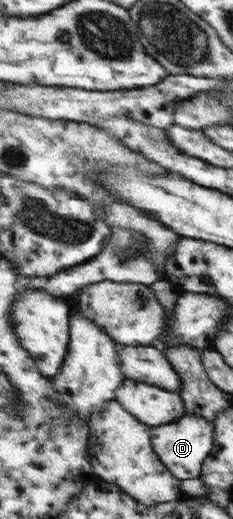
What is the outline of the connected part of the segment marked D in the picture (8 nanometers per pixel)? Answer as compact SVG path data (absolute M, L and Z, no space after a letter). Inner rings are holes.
M187 414L176 423L152 427L151 438L157 456L171 469L171 474L177 479L197 479L215 450L215 431L215 423L200 415Z

